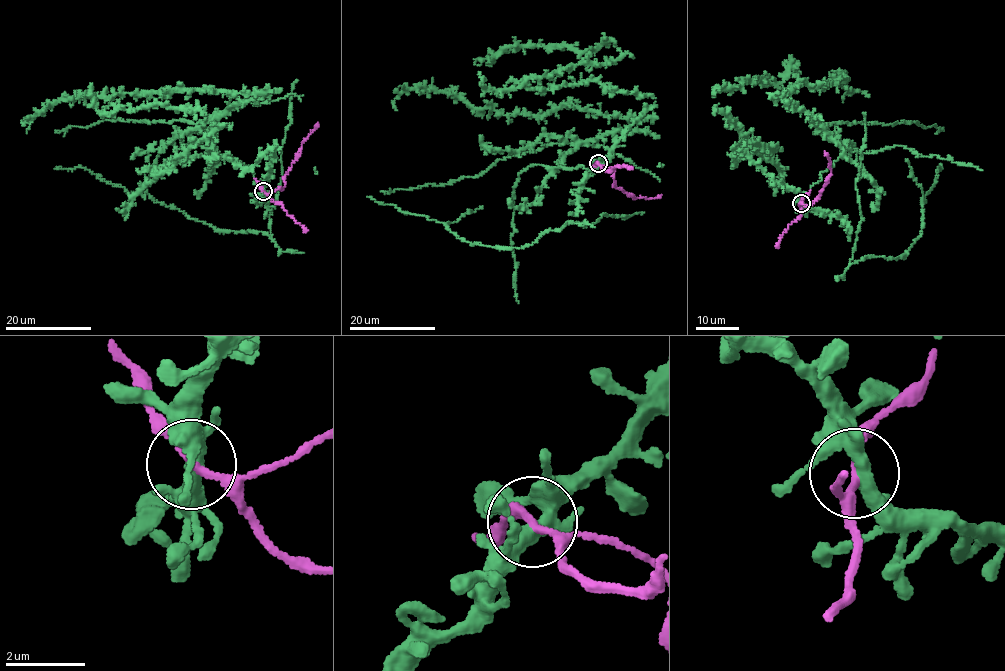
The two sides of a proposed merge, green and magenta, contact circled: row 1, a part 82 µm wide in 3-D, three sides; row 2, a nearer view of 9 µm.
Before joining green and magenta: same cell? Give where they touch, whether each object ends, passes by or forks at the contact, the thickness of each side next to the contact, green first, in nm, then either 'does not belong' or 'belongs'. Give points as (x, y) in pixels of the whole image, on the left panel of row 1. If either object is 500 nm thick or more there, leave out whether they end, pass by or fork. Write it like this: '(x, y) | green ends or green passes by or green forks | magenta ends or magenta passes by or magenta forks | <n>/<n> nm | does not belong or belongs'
(263, 191) | green forks | magenta passes by | 300/170 nm | belongs

